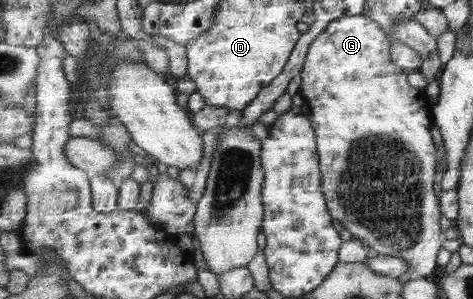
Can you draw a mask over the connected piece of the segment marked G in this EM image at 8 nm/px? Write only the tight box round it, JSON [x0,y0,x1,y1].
[300,16,444,278]

